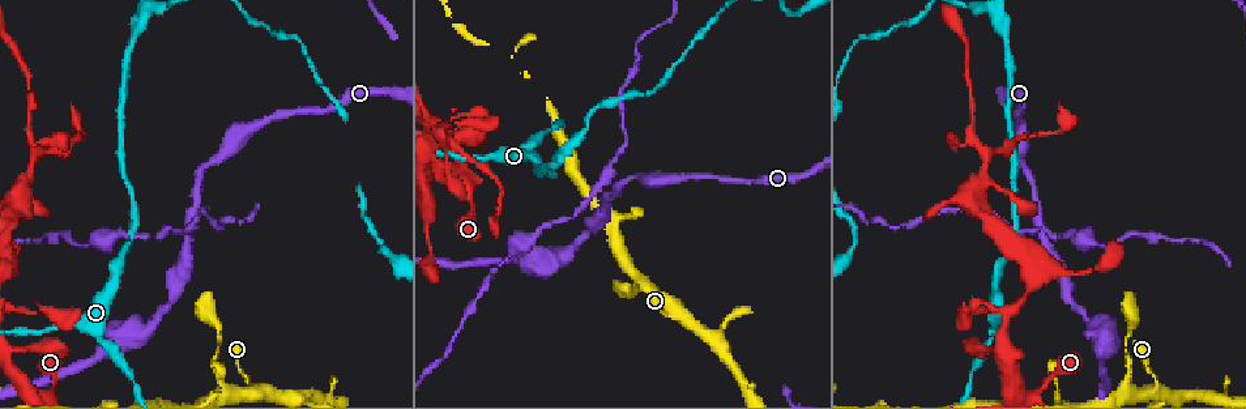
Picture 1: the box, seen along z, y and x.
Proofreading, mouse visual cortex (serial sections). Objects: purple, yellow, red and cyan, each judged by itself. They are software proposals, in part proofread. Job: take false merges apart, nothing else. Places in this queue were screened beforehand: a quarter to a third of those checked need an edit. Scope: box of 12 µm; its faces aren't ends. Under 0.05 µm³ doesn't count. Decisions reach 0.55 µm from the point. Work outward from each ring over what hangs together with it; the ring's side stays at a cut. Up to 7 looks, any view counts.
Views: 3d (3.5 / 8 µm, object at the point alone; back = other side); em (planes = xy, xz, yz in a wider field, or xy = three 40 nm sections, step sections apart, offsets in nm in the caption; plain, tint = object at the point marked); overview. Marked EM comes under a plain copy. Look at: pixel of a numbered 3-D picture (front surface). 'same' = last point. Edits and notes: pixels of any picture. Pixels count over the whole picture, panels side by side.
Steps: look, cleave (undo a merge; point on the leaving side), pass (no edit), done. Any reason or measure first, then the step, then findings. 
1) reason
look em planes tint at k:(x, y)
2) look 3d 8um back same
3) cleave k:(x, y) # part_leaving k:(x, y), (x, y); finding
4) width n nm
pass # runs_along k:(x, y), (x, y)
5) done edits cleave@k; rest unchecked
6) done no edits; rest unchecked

sudden change in width
look 3d 3.5um at 1:(481, 156)

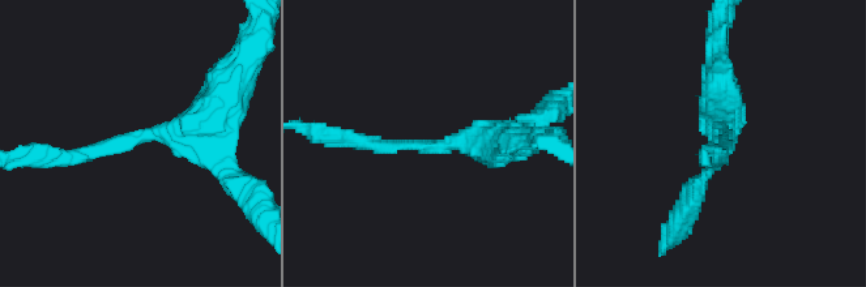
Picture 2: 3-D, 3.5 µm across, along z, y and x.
arm_widths 200, 400 nm
look em xy step 3 tint at 2:(128, 140)

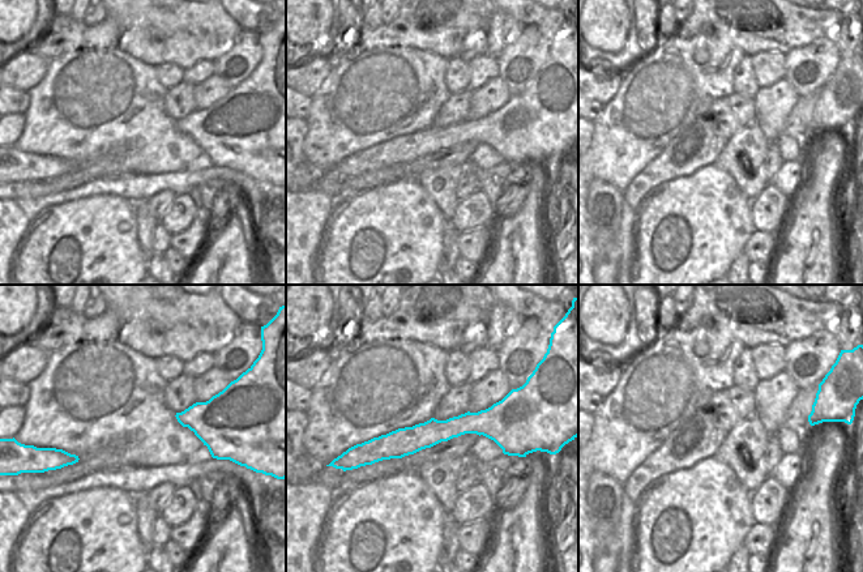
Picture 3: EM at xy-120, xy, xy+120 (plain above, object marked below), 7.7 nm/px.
pass # runs_along 2:(213, 110), (180, 133), (45, 153); all the same cell

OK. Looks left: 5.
narrows sharply
look 3d 3.5um at 1:(960, 141)

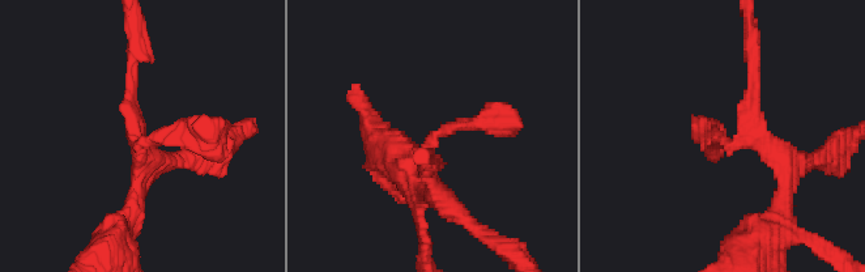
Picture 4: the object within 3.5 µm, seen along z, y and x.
look em xy step 3 tint at 4:(148, 141)

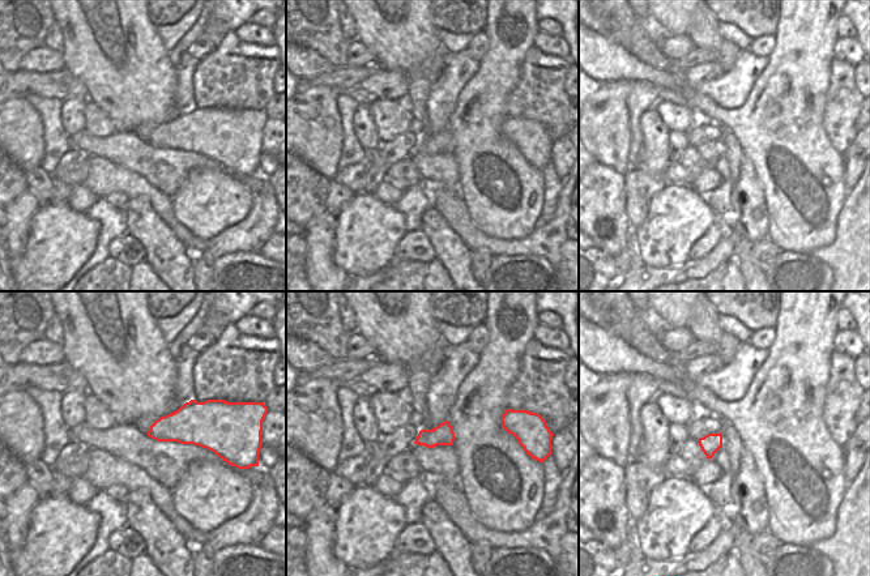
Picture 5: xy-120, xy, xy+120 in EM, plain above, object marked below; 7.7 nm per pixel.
pass # runs_along 4:(433, 192), (440, 132), (522, 126); continuous, no second cell

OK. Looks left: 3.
sharp bend
look 3d 3.5um at 1:(1040, 225)

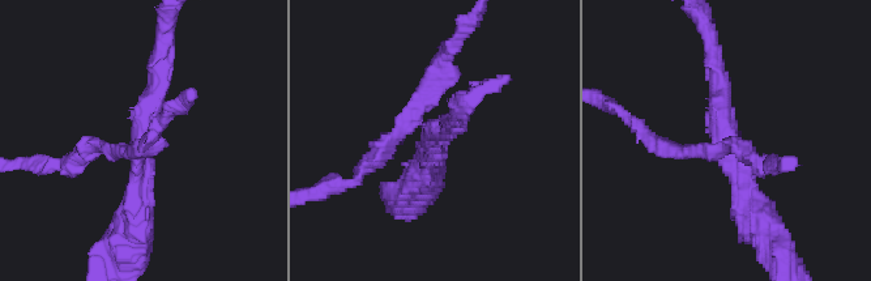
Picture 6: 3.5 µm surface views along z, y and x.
arms 4; arm_widths 200, 200, 200, 300 nm
look em xy step 5 tint at 6:(431, 138)

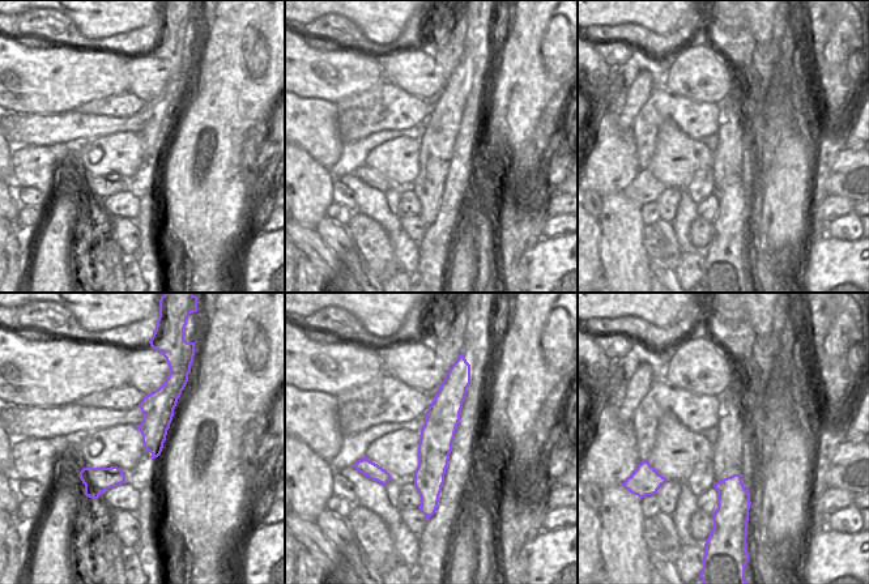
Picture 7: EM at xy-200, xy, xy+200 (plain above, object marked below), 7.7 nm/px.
cleave 6:(378, 148) # part_leaving 6:(419, 120), (355, 181), (331, 187); a second cell is stuck on

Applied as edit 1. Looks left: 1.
done edits cleave@6; rest unchecked

